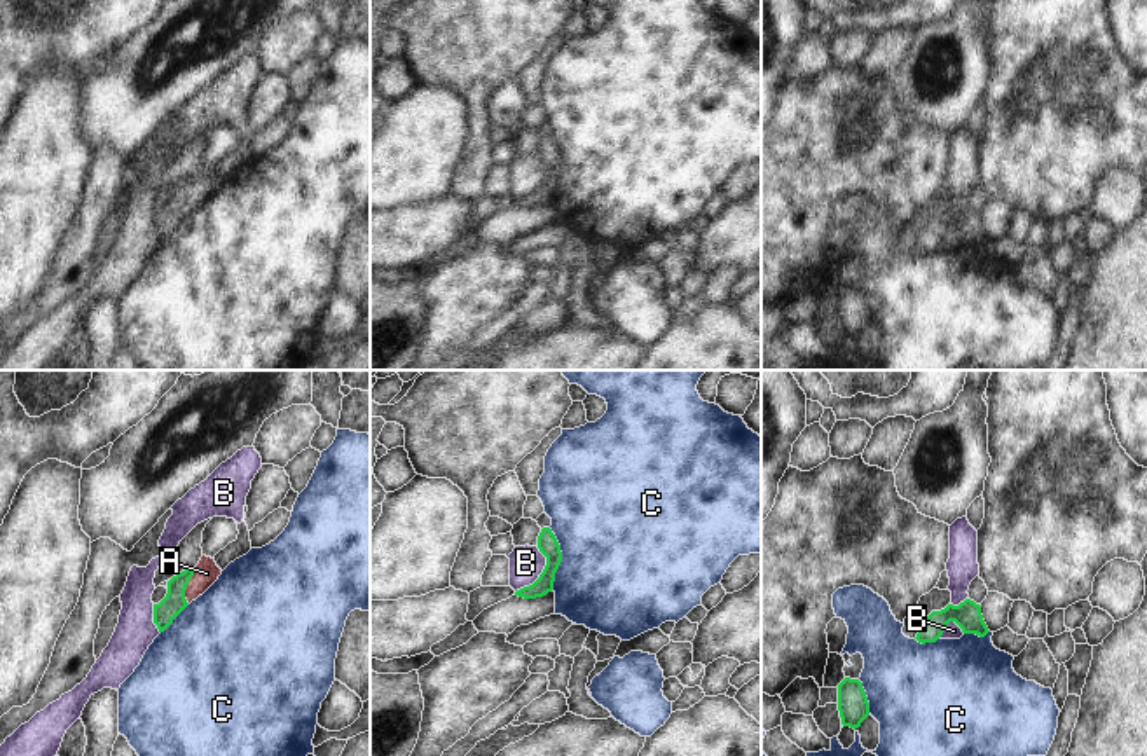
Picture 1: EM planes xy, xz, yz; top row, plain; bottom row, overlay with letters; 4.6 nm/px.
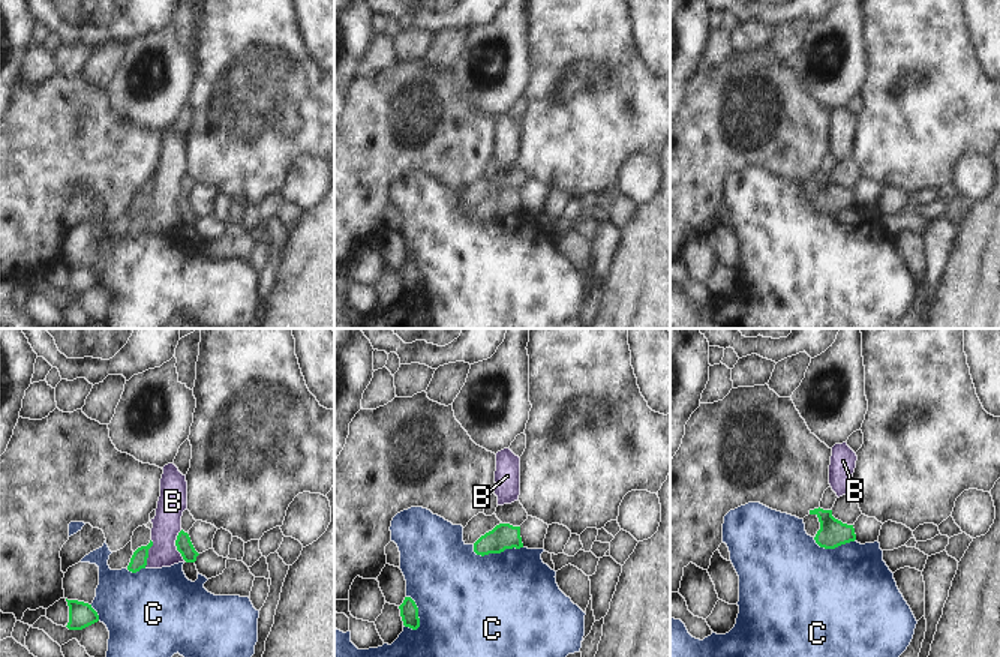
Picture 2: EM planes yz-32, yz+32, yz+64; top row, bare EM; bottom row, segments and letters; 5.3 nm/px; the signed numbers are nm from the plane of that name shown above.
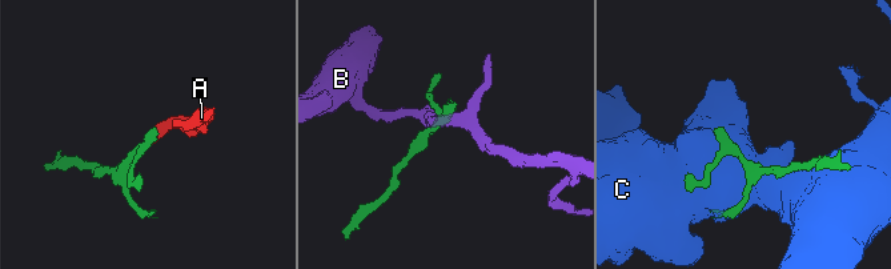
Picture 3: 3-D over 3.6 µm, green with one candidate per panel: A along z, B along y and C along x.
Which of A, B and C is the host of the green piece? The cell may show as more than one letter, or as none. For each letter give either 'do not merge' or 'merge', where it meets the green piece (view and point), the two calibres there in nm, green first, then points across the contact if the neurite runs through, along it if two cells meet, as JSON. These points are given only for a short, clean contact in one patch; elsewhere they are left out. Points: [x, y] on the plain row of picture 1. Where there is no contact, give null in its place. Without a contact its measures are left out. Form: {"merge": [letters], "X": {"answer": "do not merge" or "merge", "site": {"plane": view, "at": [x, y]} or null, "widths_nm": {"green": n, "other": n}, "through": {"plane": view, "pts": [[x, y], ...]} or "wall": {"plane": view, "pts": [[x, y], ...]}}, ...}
{"merge": ["A"], "A": {"answer": "merge", "site": {"plane": "xy", "at": [185, 196]}, "widths_nm": {"green": 100, "other": 110}, "through": {"plane": "xy", "pts": [[173, 212], [185, 196], [206, 182]]}}, "B": {"answer": "do not merge", "site": {"plane": "xz", "at": [542, 182]}, "widths_nm": {"green": 90, "other": 160}, "wall": {"plane": "xz", "pts": [[538, 156], [545, 166], [545, 177], [531, 192], [515, 201]]}}, "C": {"answer": "do not merge", "site": {"plane": "xz", "at": [561, 168]}, "widths_nm": {"green": 90, "other": 500}}}

